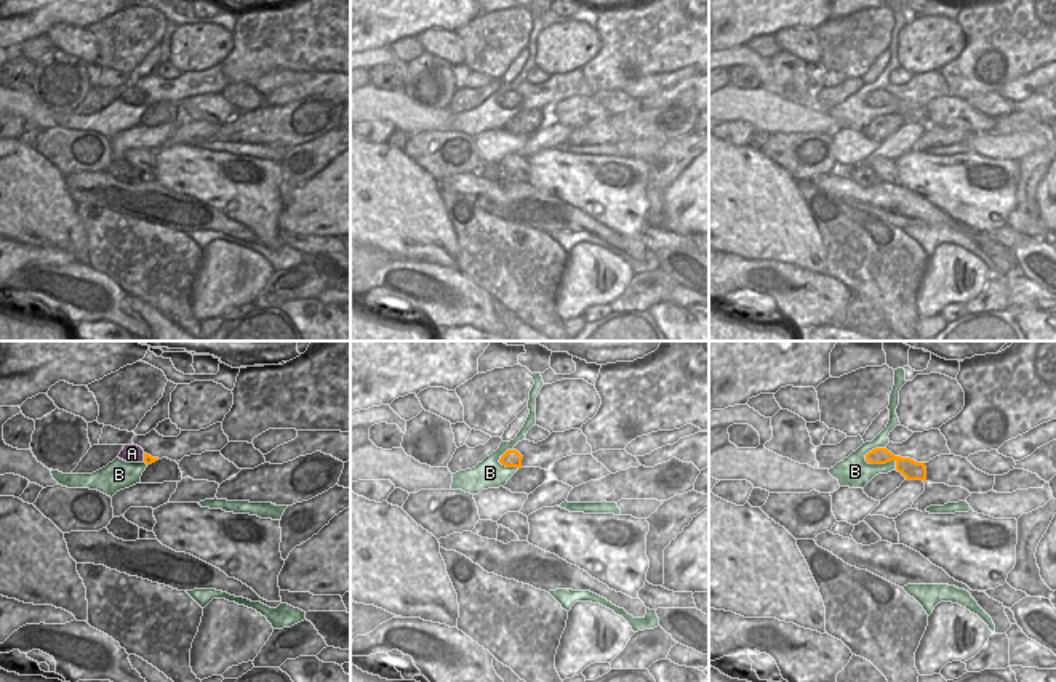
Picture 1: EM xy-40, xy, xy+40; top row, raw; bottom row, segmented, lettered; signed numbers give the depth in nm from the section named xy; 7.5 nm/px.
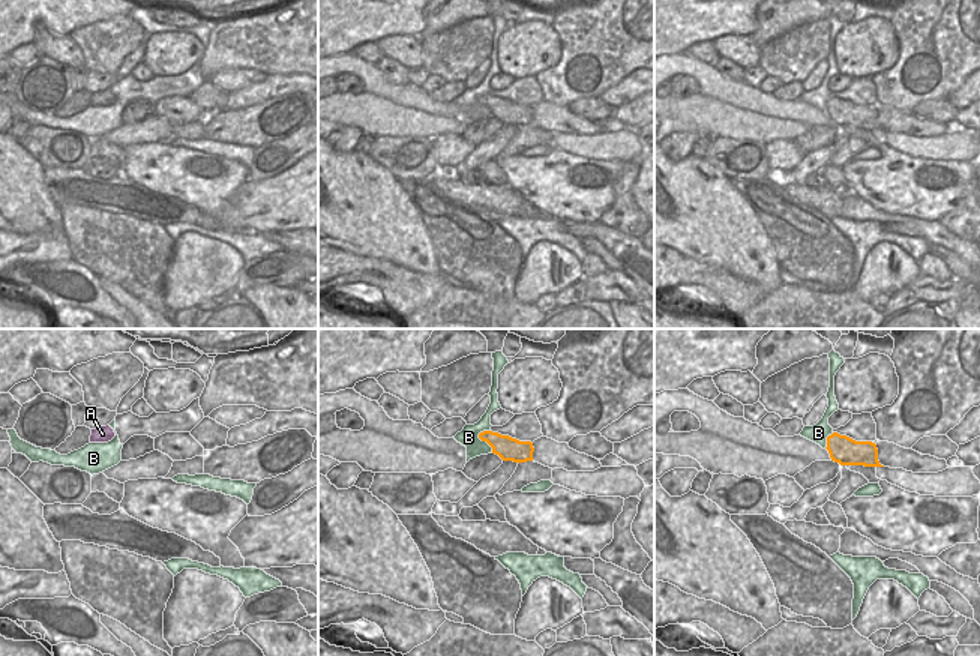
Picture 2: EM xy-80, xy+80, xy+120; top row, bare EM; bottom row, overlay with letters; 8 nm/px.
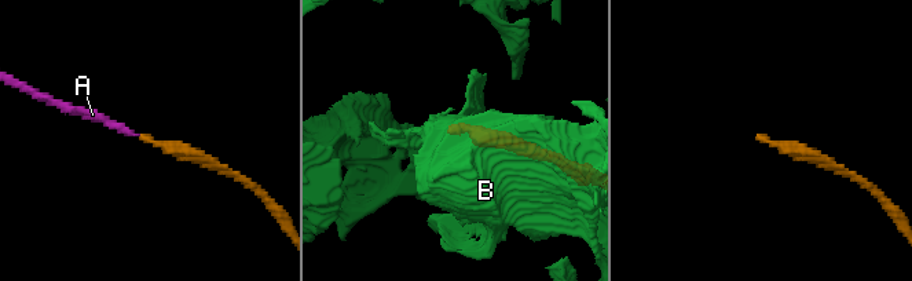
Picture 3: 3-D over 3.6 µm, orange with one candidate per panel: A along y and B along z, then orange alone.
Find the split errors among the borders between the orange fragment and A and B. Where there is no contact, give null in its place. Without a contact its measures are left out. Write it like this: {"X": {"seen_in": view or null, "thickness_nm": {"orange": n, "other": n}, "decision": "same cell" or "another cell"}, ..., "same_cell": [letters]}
{"A": {"seen_in": "xy-40", "thickness_nm": {"orange": 70, "other": 140}, "decision": "same cell"}, "B": {"seen_in": "xy+40", "thickness_nm": {"orange": 150, "other": 240}, "decision": "another cell"}, "same_cell": ["A"]}

